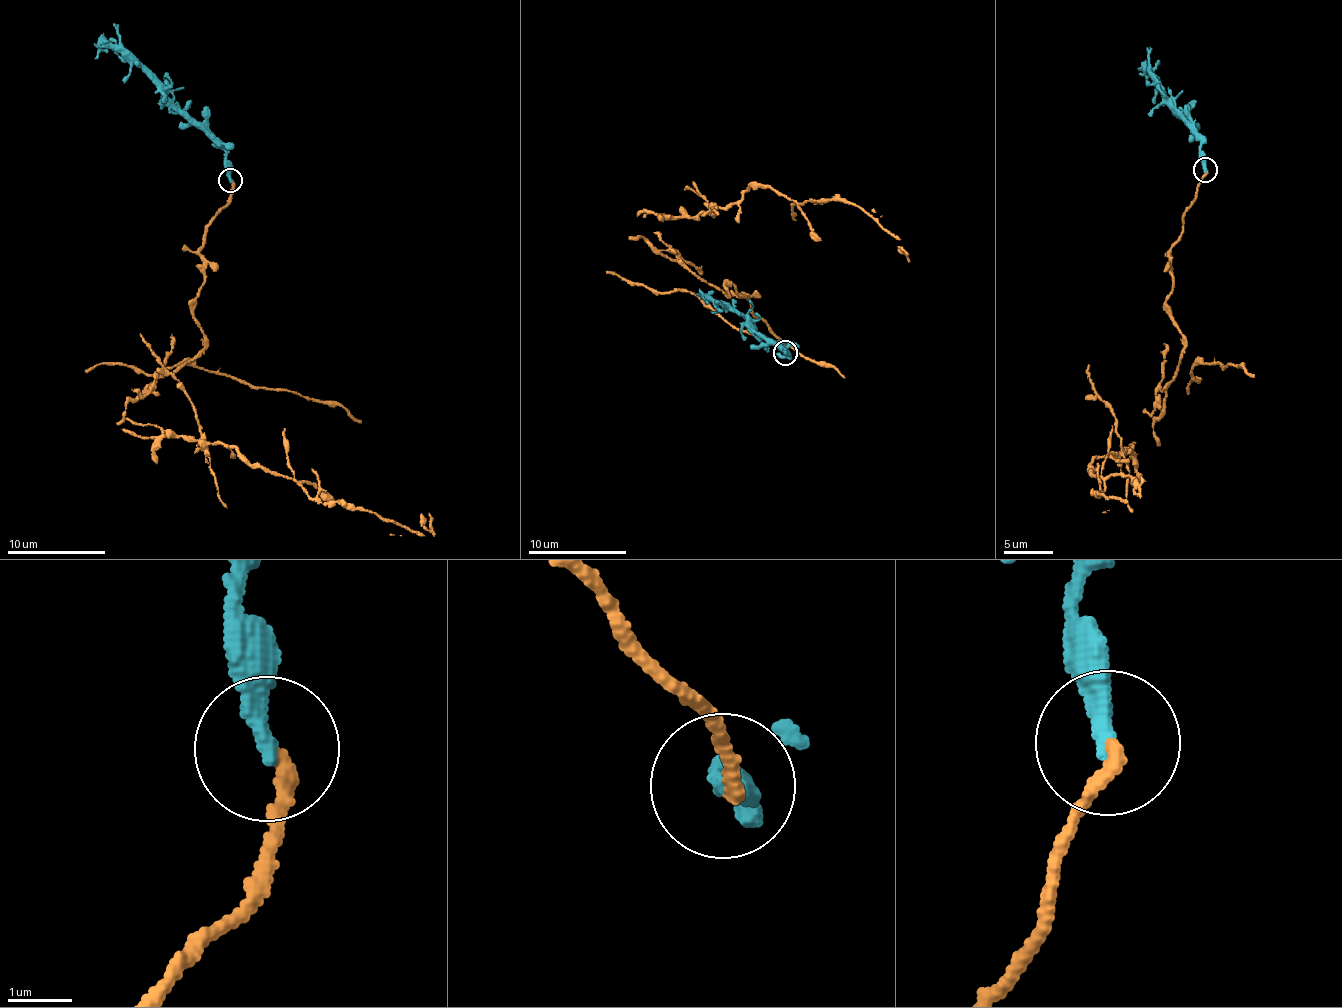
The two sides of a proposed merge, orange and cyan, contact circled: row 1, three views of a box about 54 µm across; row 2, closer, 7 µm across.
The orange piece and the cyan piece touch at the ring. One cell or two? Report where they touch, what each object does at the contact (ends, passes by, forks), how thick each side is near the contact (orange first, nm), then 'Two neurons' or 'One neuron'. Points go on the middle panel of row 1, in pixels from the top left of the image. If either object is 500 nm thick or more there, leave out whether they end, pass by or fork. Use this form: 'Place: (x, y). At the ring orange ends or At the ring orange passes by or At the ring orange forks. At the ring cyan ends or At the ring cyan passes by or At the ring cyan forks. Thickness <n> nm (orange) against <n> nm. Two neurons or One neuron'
Place: (785, 353). At the ring orange ends. At the ring cyan ends. Thickness 220 nm (orange) against 320 nm. Two neurons

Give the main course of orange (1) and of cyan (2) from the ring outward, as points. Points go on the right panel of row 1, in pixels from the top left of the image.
1: (1204, 169), (1169, 254), (1165, 303), (1183, 347), (1154, 437), (1089, 470), (1099, 494), (1127, 500), (1141, 475)
2: (1205, 169), (1202, 140), (1147, 72), (1139, 74)

